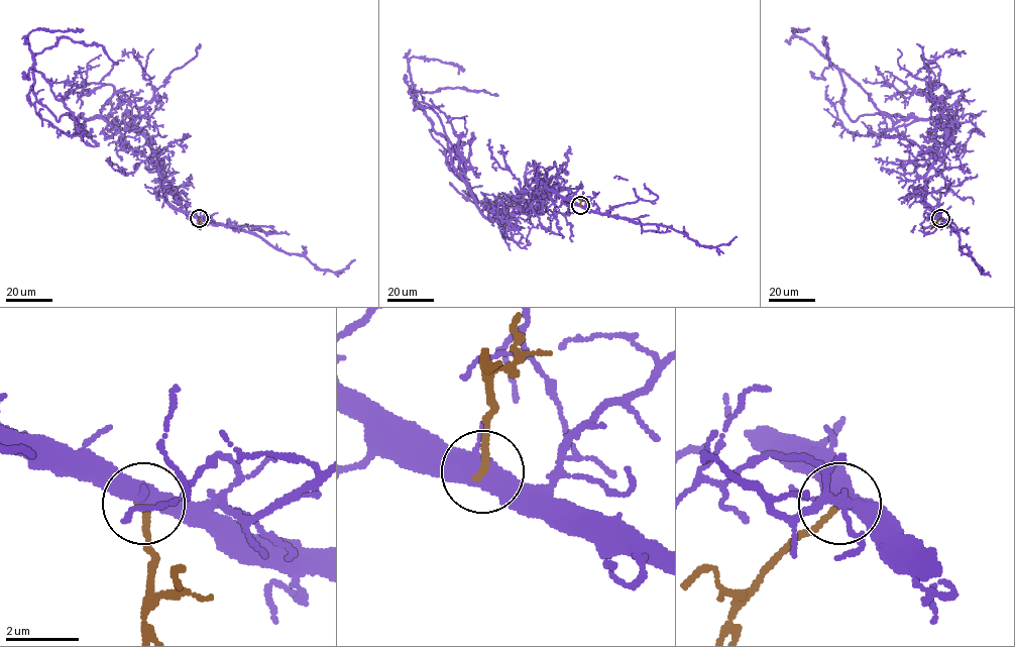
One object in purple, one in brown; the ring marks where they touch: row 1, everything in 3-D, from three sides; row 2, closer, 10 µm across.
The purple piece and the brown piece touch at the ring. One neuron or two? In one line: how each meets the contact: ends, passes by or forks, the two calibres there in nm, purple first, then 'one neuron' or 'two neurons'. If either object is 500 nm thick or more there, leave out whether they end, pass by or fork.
purple forks there; brown ends there; 440 nm thick on the purple side, 170 nm on the other; two neurons

